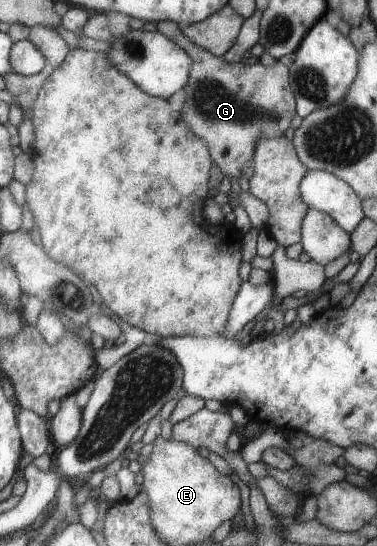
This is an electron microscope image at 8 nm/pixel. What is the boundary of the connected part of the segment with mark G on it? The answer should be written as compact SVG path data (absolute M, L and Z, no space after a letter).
M160 21L157 30L181 45L193 60L189 82L183 88L186 99L182 116L190 120L190 128L208 144L214 162L225 176L250 178L255 171L253 154L258 139L264 135L284 135L296 114L297 100L294 100L290 90L289 69L280 62L271 67L260 62L255 65L246 64L245 61L227 63L223 57L214 56L190 40L174 21Z

